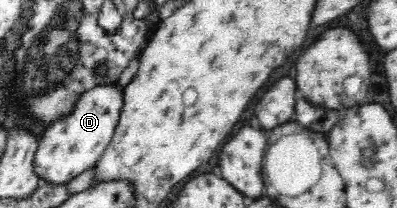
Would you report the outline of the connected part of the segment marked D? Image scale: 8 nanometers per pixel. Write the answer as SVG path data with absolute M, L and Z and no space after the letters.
M117 80L83 91L71 111L42 129L35 163L35 170L41 179L50 183L65 183L96 165L112 140L123 109L124 89L121 90Z

